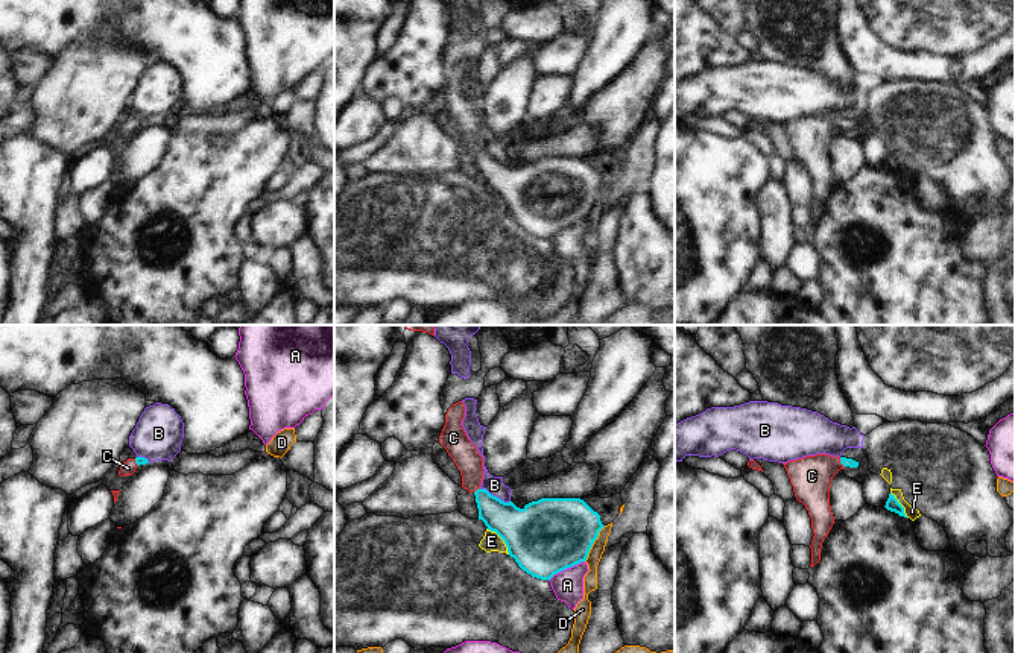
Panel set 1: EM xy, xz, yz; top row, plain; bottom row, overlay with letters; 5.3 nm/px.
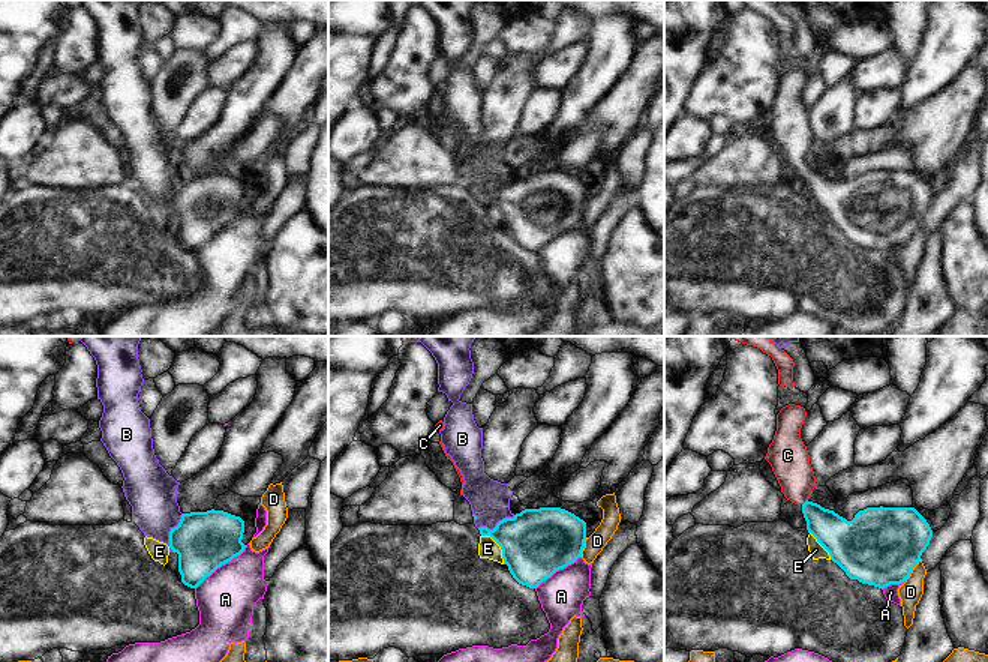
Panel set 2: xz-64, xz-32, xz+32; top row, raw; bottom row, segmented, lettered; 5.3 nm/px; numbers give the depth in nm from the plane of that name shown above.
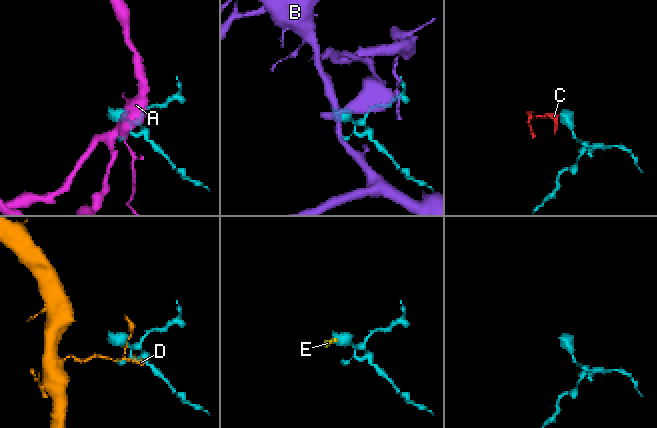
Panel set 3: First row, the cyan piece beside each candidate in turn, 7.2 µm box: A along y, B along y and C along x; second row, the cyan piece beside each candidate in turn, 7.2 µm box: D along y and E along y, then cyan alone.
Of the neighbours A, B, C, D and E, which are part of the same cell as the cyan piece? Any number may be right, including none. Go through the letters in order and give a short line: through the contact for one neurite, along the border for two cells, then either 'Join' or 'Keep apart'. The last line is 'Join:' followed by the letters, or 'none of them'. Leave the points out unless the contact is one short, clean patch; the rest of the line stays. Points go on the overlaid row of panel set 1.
A: Line: xz (584, 561), (558, 571), (549, 580). Keep apart
B: Line: xz (480, 488), (509, 501). Keep apart
C: Line: yz (847, 462), (841, 462), (824, 466), (812, 476). Join
D: Line: xz (605, 526), (584, 561). Keep apart
E: Line: xz (486, 529), (493, 530), (503, 541), (509, 553). Keep apart
Join: C.

